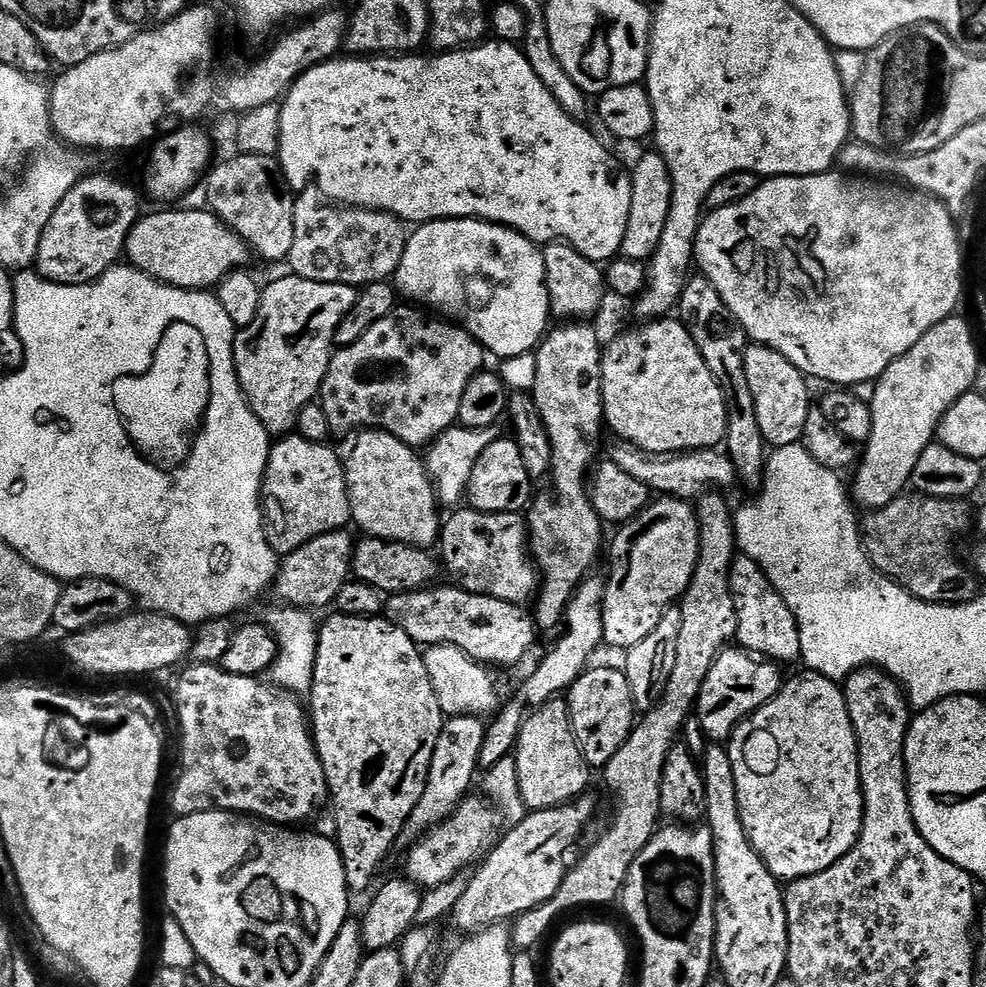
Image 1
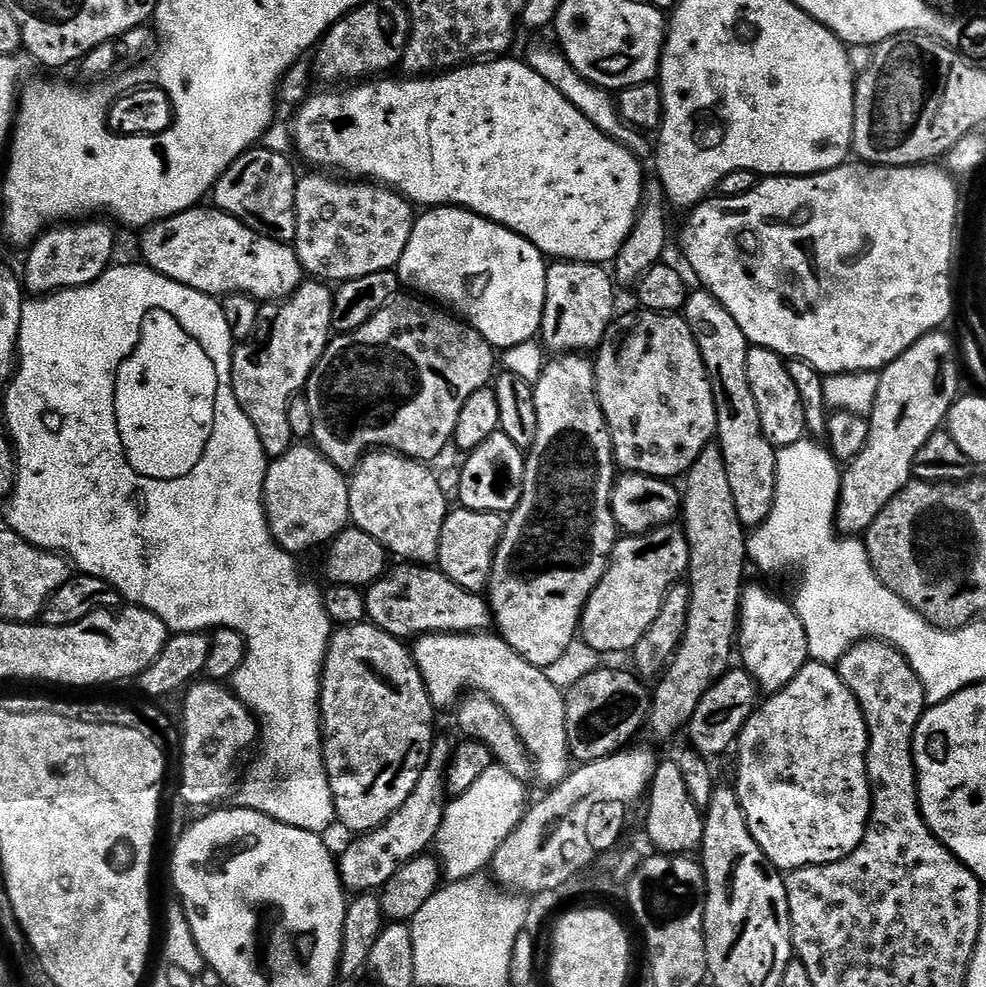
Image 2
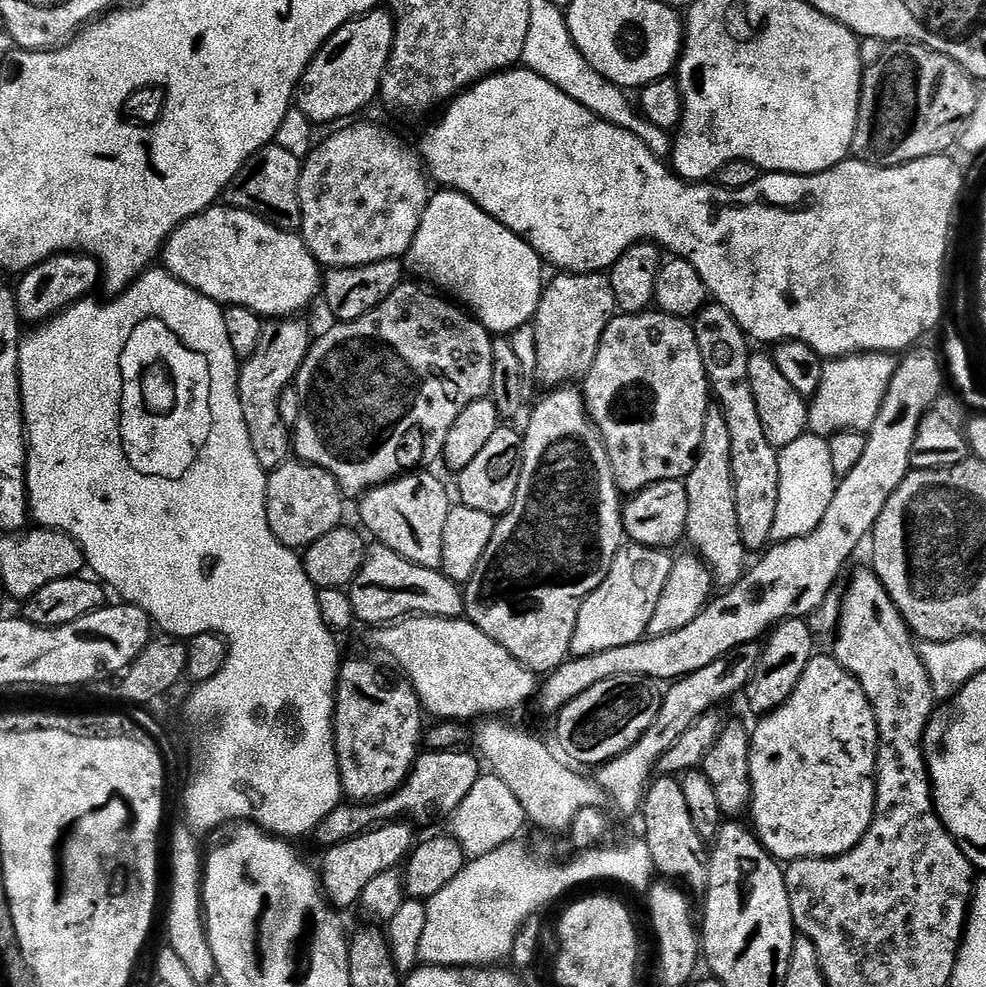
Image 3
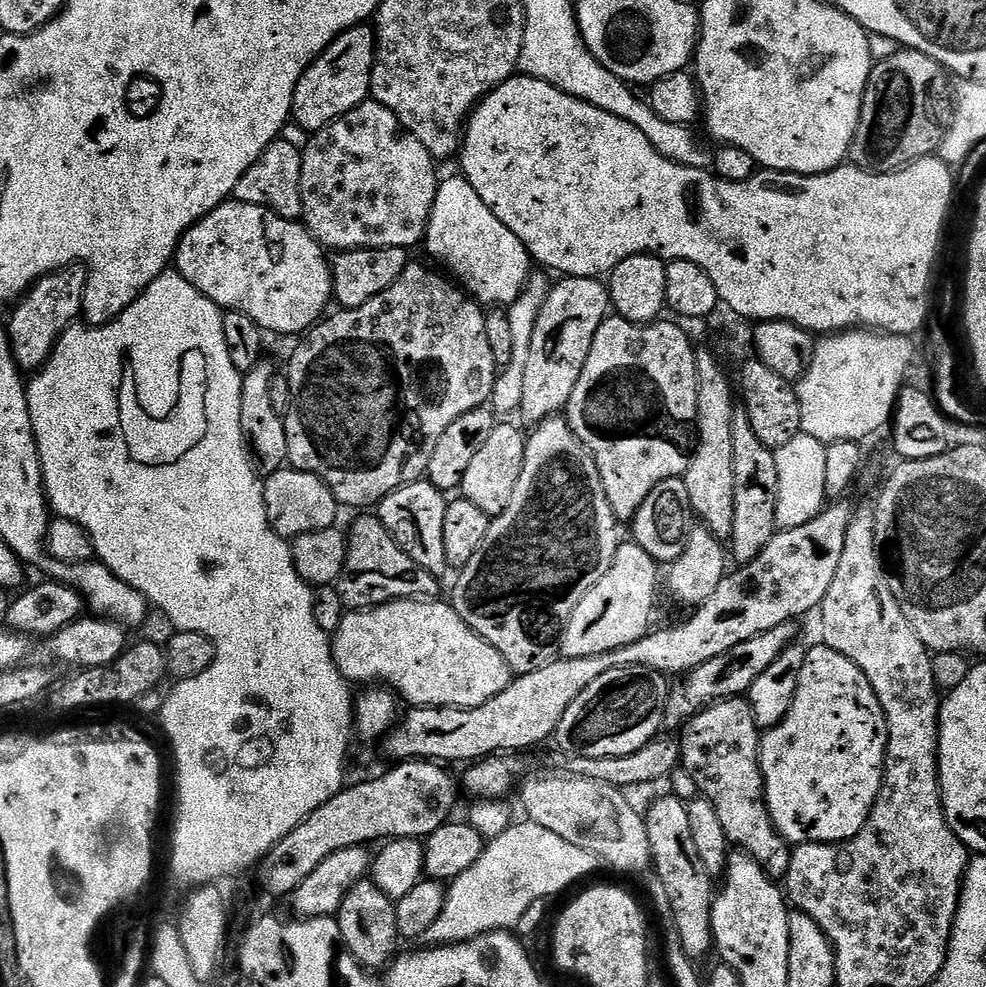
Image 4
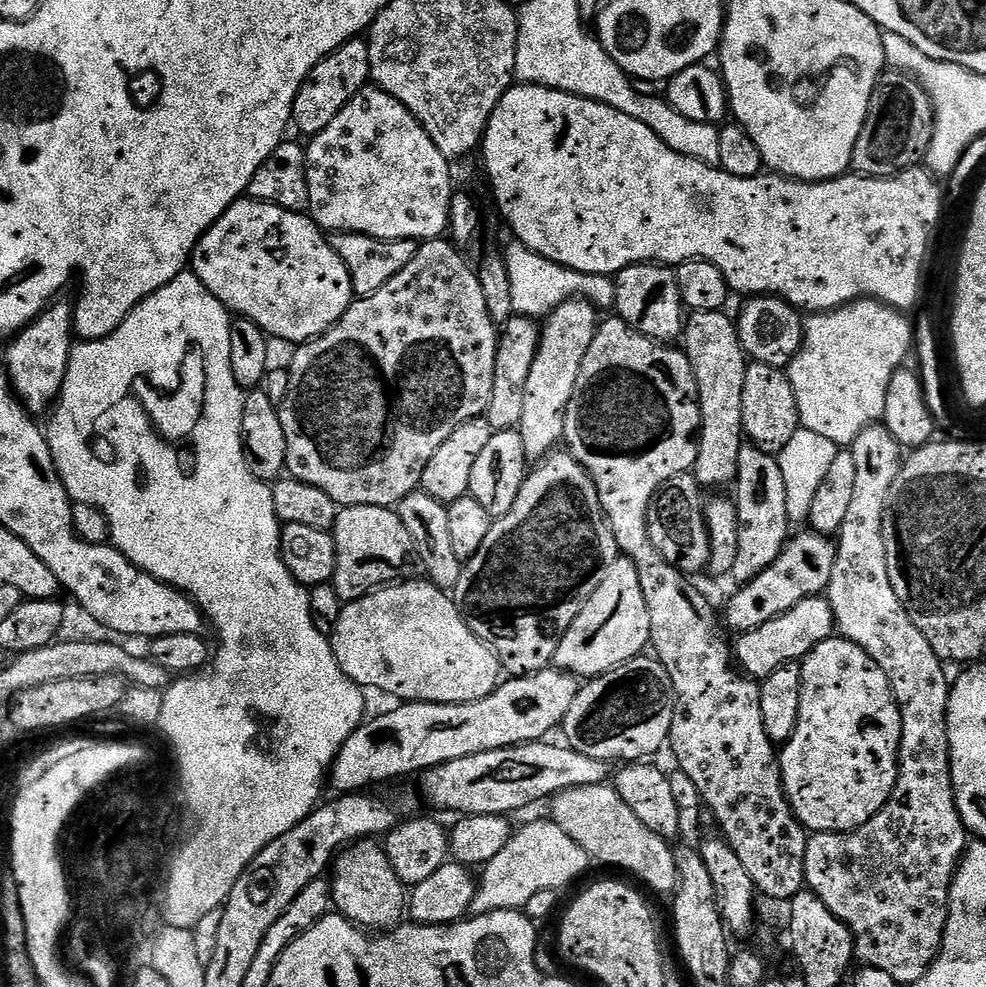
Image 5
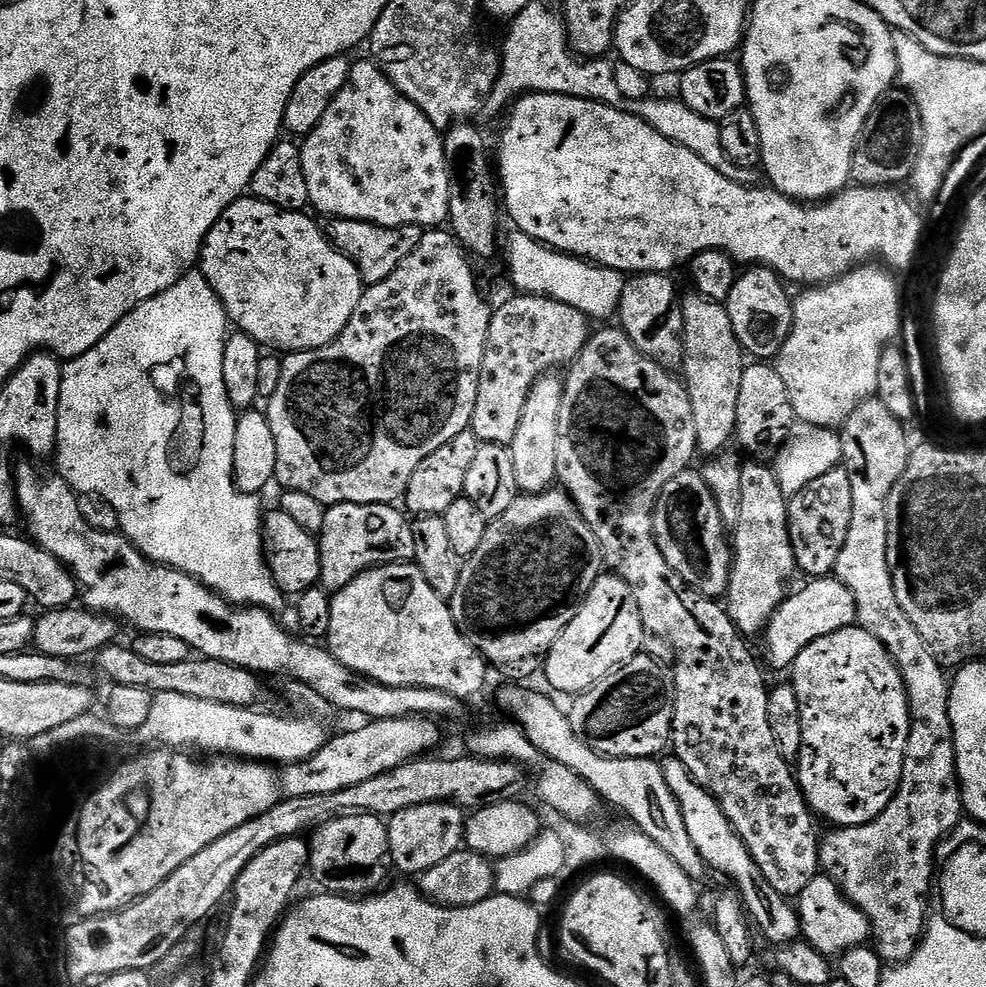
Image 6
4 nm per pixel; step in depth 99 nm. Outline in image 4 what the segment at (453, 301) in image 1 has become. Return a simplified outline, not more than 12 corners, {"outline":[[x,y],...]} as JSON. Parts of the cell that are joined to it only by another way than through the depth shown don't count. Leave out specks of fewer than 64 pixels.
{"outline":[[463,175],[437,183],[423,243],[477,304],[534,268]]}

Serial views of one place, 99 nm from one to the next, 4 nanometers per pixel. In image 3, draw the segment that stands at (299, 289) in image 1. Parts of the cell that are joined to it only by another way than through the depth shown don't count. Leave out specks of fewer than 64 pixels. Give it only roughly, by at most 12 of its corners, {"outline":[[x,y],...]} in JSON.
{"outline":[[296,318],[265,323],[239,365],[250,446],[266,470],[294,444],[278,414],[310,347]]}

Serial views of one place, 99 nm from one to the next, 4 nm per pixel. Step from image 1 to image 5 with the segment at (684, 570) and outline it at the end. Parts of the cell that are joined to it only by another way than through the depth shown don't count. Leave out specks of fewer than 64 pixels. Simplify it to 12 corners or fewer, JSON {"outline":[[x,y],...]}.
{"outline":[[618,558],[554,664],[601,676],[651,639],[638,570]]}

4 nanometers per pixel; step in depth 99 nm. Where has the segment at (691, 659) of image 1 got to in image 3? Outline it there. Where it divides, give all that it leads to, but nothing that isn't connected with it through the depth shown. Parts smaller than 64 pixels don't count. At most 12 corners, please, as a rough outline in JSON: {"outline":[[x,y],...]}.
{"outline":[[709,407],[687,543],[721,589],[744,577],[730,429]]}

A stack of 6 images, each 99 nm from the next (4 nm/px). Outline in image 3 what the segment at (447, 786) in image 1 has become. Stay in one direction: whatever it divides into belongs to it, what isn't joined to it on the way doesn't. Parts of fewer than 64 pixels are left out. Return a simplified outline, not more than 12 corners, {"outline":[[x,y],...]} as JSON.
{"outline":[[385,822],[324,856],[333,908],[356,908],[378,874],[399,869],[418,836]]}

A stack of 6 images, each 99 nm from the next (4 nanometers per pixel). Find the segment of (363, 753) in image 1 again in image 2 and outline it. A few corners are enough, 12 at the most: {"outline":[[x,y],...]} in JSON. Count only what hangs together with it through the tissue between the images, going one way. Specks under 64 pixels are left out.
{"outline":[[337,627],[320,677],[337,821],[414,794],[437,709],[409,645]]}

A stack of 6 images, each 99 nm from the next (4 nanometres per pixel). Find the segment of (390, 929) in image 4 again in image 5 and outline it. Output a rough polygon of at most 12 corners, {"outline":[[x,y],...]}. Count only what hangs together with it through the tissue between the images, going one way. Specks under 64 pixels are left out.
{"outline":[[375,839],[331,865],[335,911],[388,930],[405,915],[406,886]]}

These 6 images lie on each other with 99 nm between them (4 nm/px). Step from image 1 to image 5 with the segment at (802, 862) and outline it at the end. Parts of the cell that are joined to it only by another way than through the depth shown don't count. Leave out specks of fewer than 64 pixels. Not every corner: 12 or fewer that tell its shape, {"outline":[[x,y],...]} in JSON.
{"outline":[[839,634],[800,669],[778,752],[809,833],[870,822],[900,773],[902,714]]}

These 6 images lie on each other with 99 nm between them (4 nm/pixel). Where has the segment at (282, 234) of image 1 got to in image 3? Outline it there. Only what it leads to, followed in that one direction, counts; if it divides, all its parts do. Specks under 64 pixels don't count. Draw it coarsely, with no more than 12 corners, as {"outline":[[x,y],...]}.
{"outline":[[275,142],[234,174],[223,203],[287,232],[302,222],[301,163]]}

